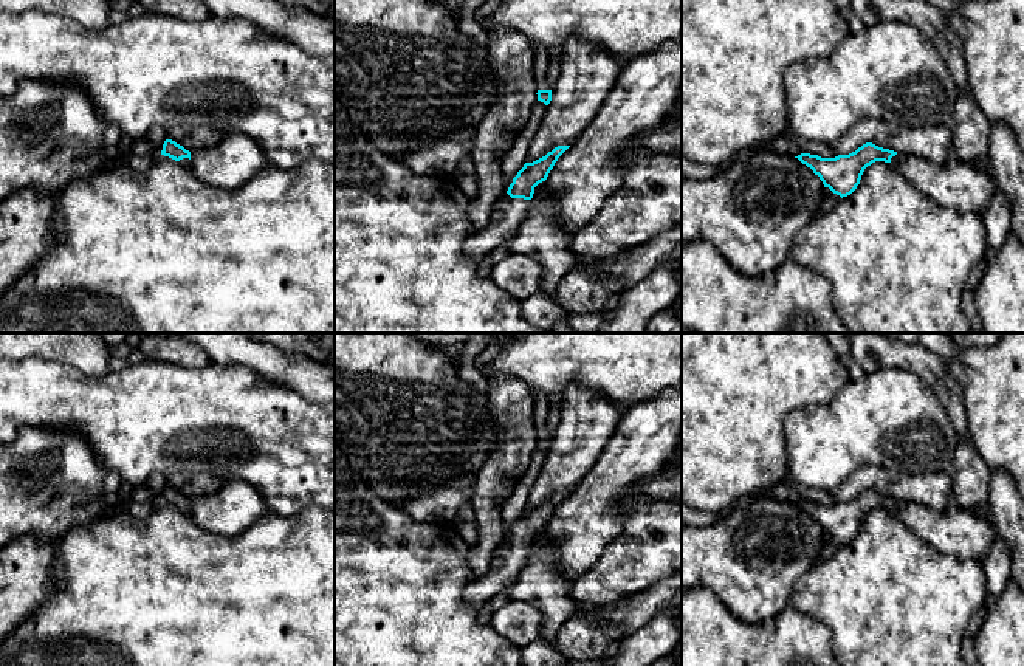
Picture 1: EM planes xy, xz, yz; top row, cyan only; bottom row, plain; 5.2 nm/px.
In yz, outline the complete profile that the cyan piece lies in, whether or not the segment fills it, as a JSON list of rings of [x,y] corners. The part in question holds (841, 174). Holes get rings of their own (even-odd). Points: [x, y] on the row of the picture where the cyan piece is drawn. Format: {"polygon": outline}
{"polygon": [[[866,142],[849,155],[835,158],[821,158],[818,155],[801,153],[798,158],[820,177],[824,187],[843,197],[850,195],[860,184],[861,175],[868,166],[875,161],[889,163],[895,167],[905,155],[889,149]]]}

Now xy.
{"polygon": [[[166,139],[161,146],[158,146],[158,152],[160,155],[169,156],[183,166],[189,166],[191,152],[172,139]]]}

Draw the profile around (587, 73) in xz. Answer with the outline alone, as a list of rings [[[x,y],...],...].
[[[579,37],[569,39],[561,74],[525,163],[545,156],[558,146],[572,146],[590,125],[620,71],[621,65],[600,45]]]

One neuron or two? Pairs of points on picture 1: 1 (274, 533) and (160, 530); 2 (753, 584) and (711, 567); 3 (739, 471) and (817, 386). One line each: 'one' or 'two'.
1: one
2: one
3: one

